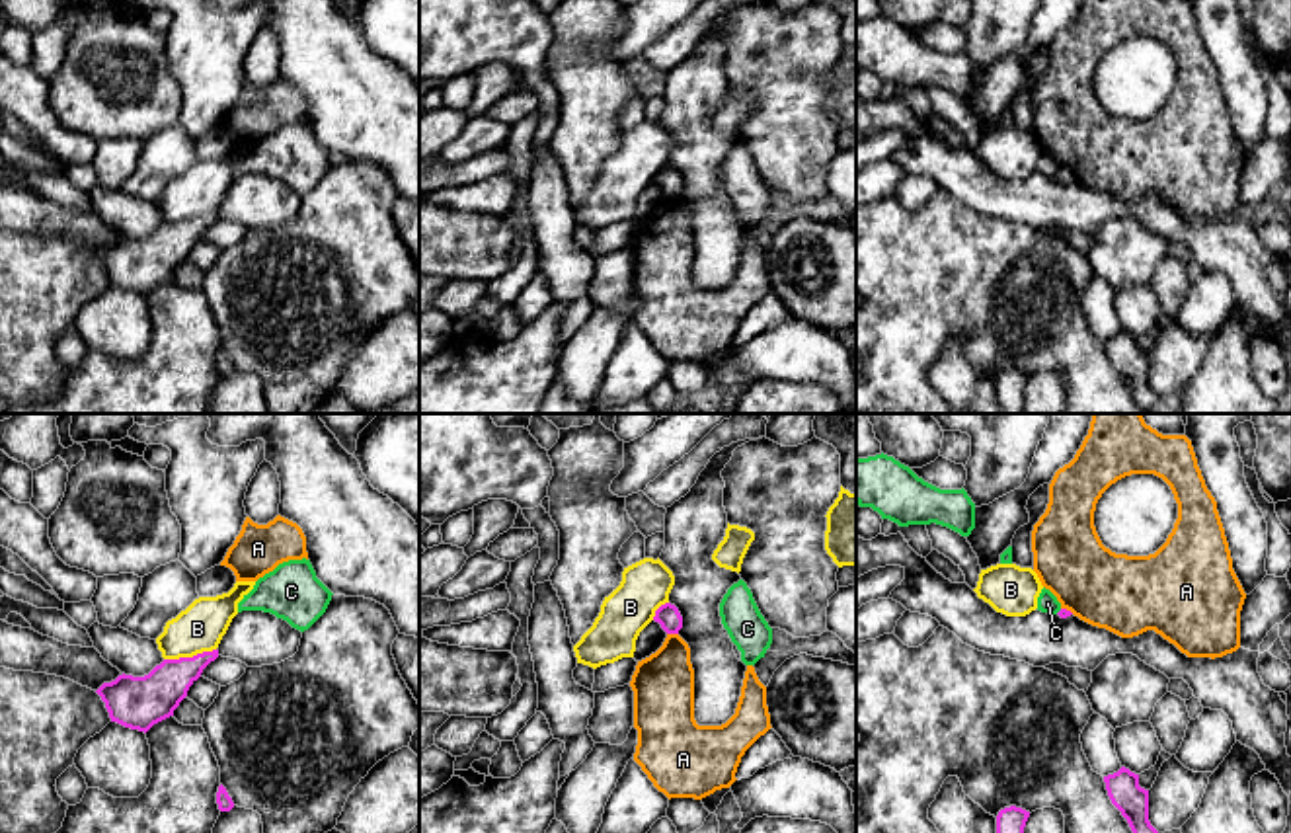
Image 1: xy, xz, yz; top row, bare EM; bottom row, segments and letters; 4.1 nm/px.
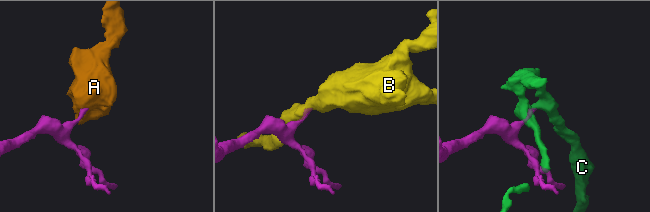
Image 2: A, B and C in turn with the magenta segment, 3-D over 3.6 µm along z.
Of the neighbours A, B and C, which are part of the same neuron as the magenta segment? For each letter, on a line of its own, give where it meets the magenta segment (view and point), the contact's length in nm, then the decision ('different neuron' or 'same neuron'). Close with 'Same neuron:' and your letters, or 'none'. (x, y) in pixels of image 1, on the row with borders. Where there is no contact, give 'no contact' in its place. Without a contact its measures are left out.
A: contact xz (673, 633); length 50 nm; different neuron
B: contact xy (190, 658); length 220 nm; different neuron
C: contact yz (1059, 611); length 40 nm; different neuron
Same neuron: none

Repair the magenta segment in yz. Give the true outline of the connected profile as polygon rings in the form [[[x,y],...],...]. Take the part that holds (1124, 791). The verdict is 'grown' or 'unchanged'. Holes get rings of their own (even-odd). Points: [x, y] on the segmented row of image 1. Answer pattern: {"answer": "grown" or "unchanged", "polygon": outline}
{"answer": "unchanged", "polygon": [[[1121,767],[1104,776],[1112,804],[1127,819],[1133,833],[1158,833],[1149,821],[1149,790],[1139,786],[1139,774]]]}

